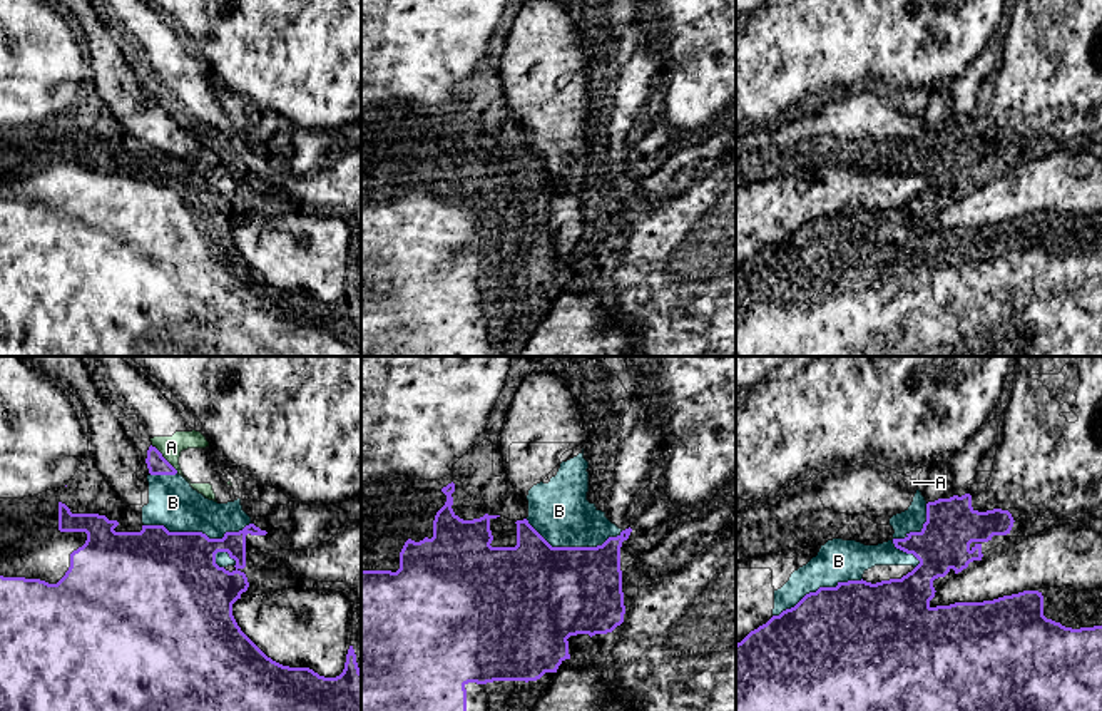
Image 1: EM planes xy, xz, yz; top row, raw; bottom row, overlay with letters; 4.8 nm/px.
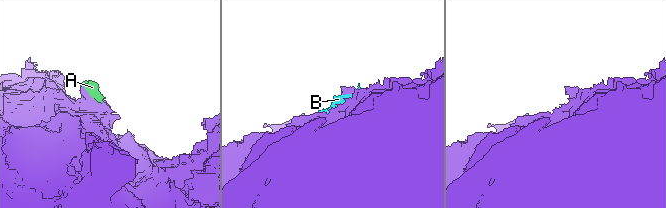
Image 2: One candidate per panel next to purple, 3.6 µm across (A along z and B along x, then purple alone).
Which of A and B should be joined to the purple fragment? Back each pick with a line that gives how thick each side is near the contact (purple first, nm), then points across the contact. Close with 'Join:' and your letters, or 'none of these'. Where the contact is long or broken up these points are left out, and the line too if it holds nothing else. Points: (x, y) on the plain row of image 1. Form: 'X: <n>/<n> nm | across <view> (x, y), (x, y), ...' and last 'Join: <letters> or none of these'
Join: none of these

